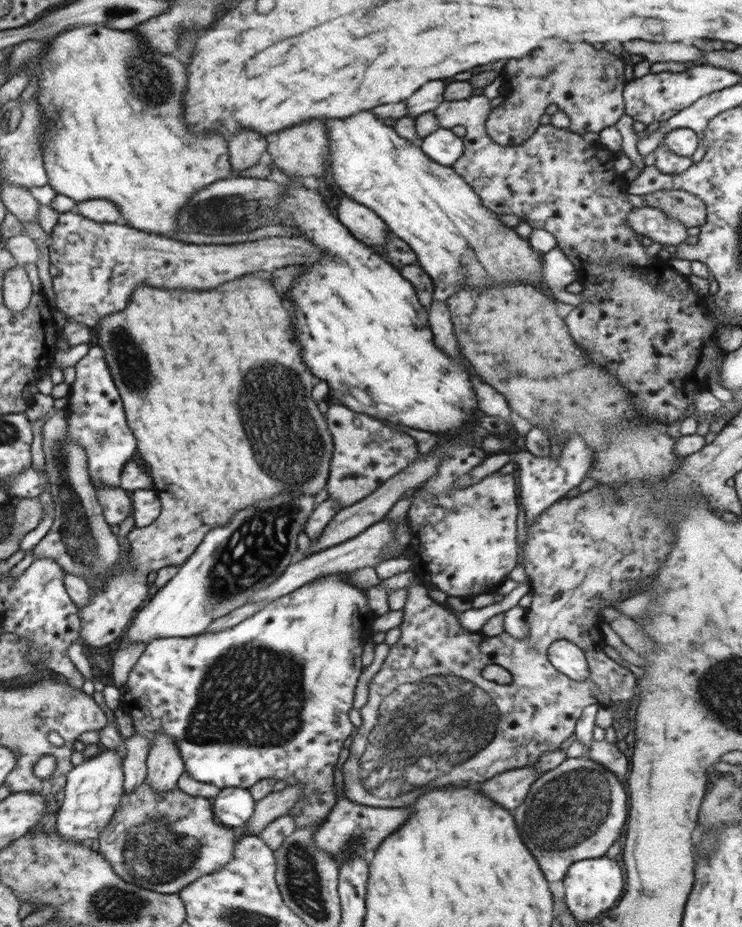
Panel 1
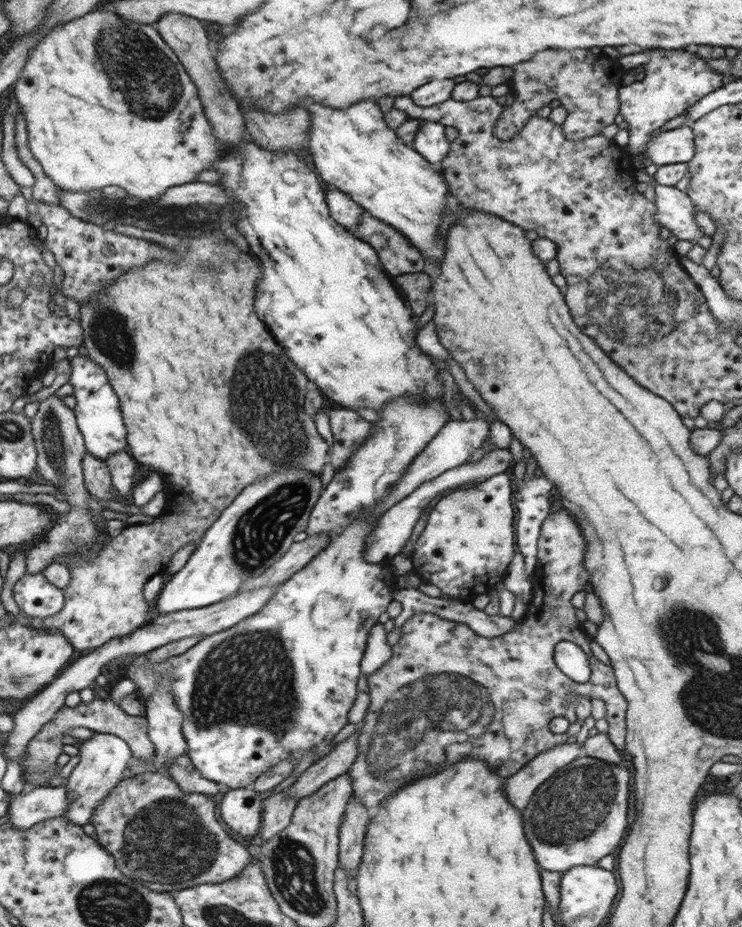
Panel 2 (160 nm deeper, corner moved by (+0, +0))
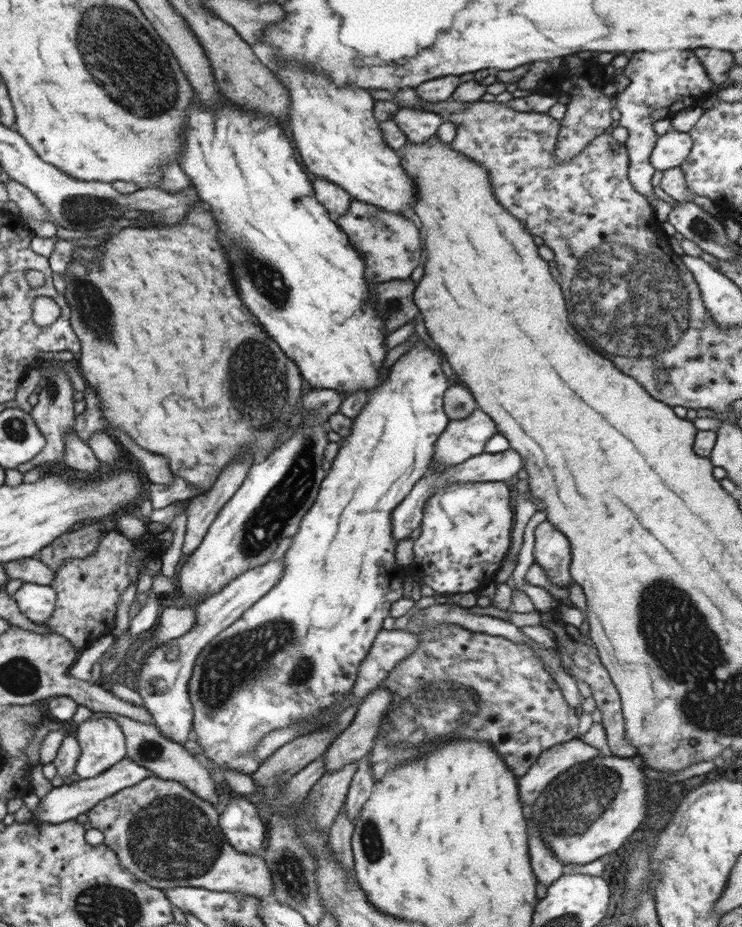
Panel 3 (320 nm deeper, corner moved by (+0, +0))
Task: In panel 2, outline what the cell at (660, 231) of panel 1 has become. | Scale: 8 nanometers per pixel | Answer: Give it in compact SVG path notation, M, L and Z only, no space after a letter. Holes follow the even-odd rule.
M655 186L656 226L666 227L680 240L696 243L704 232L696 223L698 207L694 201L675 186Z

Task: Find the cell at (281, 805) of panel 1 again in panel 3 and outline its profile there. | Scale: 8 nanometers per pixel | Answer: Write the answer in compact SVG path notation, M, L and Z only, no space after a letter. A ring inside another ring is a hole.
M380 684L375 691L373 691L362 702L358 712L352 719L350 726L345 728L331 743L324 754L325 758L325 773L331 773L341 769L345 764L357 761L359 762L366 755L370 754L372 747L382 728L383 716L387 712L387 707L391 705L392 692L388 690L386 685Z

